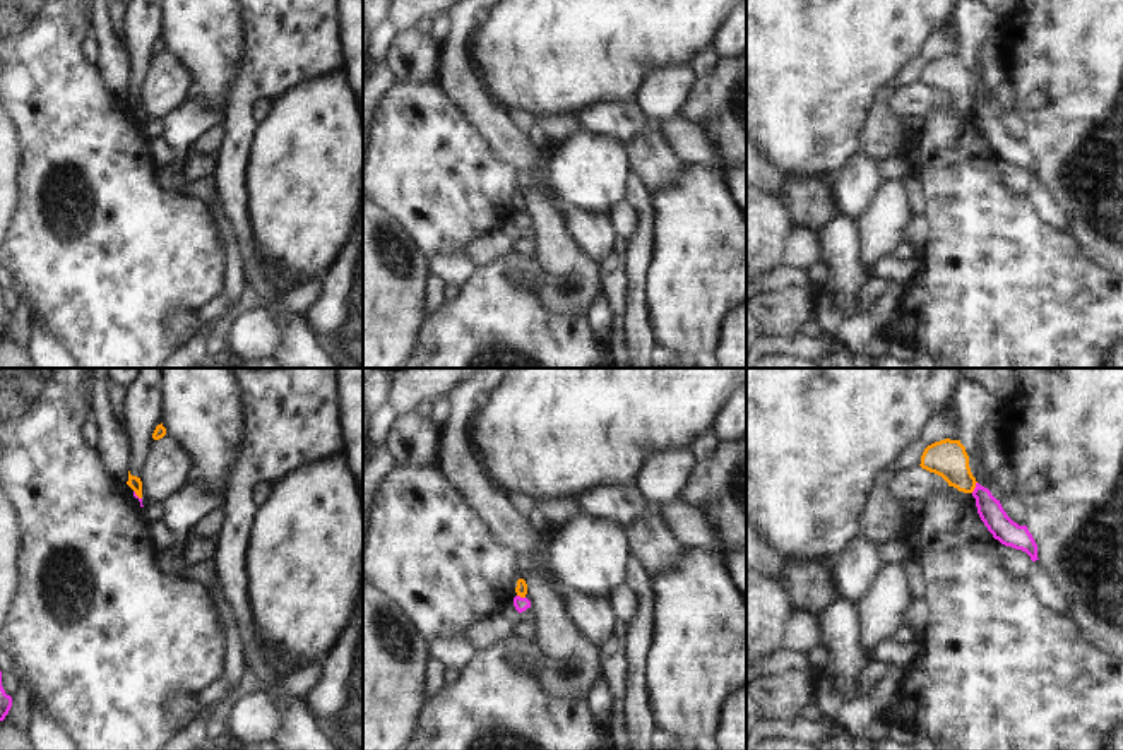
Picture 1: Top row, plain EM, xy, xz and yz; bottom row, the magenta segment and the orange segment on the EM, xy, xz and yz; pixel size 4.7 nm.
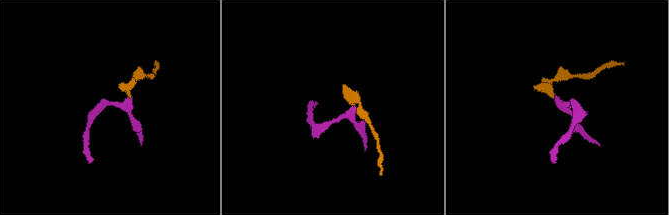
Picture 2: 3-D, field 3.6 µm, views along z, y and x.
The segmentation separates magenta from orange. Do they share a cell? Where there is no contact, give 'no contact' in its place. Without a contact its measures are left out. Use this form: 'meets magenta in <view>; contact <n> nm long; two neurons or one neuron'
meets magenta in yz; contact 60 nm long; two neurons

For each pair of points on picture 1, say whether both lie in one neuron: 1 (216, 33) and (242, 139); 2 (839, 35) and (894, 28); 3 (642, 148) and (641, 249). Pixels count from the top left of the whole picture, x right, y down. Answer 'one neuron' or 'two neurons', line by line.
1: two neurons
2: one neuron
3: two neurons

